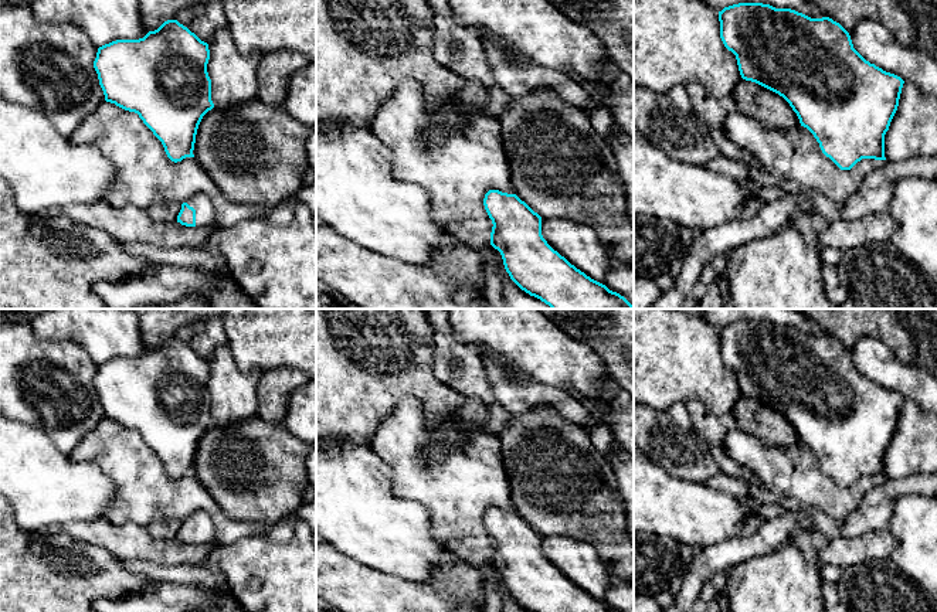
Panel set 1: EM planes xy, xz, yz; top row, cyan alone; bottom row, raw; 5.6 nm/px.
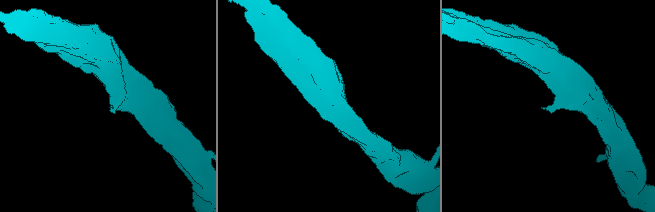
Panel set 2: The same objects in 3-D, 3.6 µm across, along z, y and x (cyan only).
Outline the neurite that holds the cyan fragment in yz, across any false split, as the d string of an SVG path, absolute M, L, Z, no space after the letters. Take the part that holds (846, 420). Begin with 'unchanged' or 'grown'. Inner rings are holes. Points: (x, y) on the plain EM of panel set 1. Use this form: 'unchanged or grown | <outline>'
unchanged | M763 320L724 324L719 339L720 356L736 373L741 395L782 414L841 487L851 487L862 476L886 477L885 452L904 398L866 378L839 340Z

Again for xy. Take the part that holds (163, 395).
unchanged | M177 337L164 339L139 357L116 357L98 366L94 385L105 418L135 429L162 459L167 475L177 480L194 475L203 434L214 425L207 390L208 361Z

